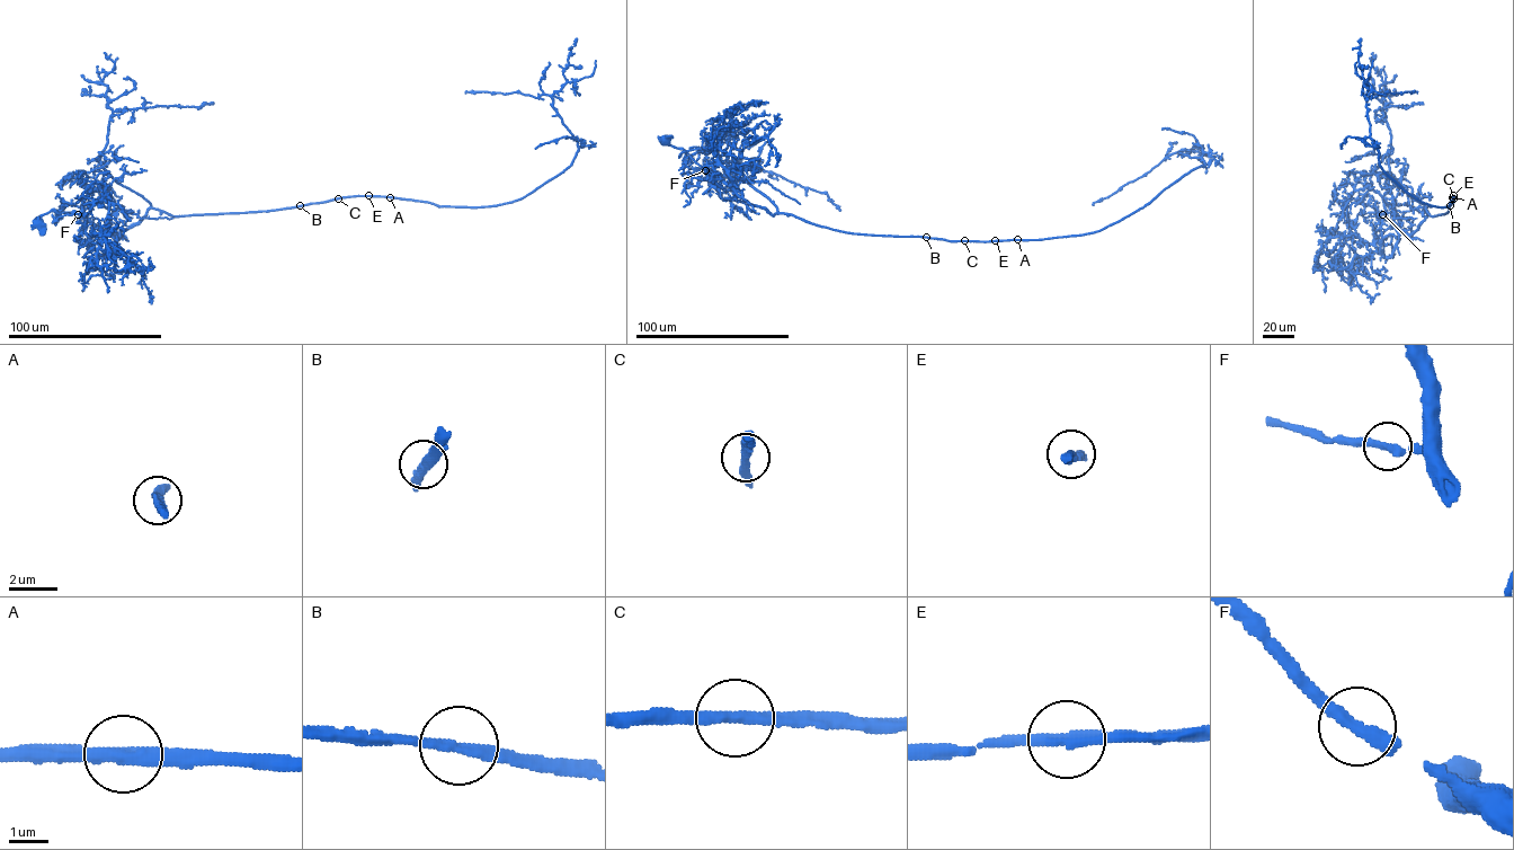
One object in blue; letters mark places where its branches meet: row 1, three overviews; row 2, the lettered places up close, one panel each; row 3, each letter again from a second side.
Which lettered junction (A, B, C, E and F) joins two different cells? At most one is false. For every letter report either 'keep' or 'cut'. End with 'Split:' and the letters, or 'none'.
A: keep
B: keep
C: keep
E: keep
F: keep
Split: none

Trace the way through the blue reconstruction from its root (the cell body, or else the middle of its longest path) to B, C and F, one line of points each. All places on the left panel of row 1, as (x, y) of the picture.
B: (38, 222), (51, 211), (79, 213), (91, 189), (82, 213), (105, 233), (150, 207), (186, 215), (300, 205)
C: (38, 222), (51, 211), (79, 213), (91, 189), (82, 213), (112, 233), (150, 207), (186, 215), (337, 198)
F: (38, 222), (51, 211), (61, 217), (79, 213), (81, 198), (92, 189), (85, 197), (82, 213), (78, 213)

